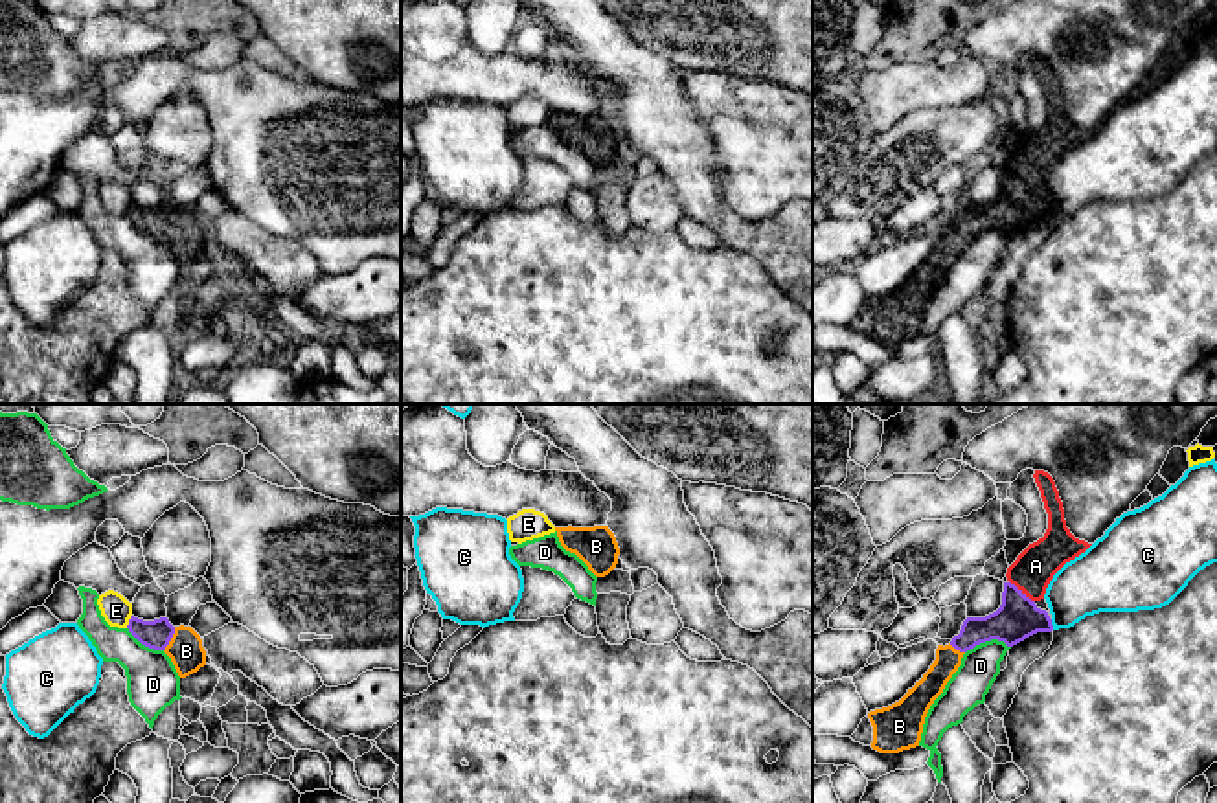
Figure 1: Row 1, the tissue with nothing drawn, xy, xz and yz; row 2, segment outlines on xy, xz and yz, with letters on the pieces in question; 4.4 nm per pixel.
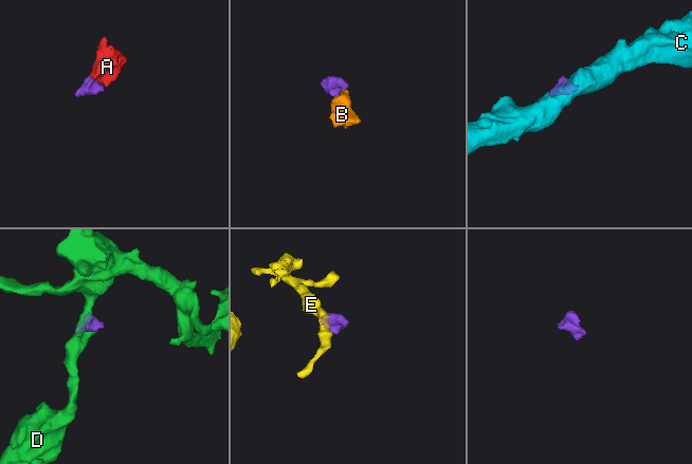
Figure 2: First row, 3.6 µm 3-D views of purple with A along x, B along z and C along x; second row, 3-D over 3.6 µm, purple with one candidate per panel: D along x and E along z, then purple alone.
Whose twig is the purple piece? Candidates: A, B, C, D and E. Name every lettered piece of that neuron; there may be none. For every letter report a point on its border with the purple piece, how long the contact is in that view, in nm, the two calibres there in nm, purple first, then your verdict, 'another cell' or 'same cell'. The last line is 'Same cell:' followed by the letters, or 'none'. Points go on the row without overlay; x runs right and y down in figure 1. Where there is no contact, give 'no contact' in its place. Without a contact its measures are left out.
A: meets purple in yz at (1021, 179); contact 140 nm long; 190 nm thick on the purple side, 180 nm on the other; same cell
B: meets purple in xy at (170, 228); contact 120 nm long; 130 nm thick on the purple side, 150 nm on the other; same cell
C: meets purple in yz at (1052, 214); contact 50 nm long; 190 nm thick on the purple side, 260 nm on the other; another cell
D: meets purple in yz at (988, 228); contact 200 nm long; 190 nm thick on the purple side, 170 nm on the other; another cell
E: meets purple in xy at (129, 210); contact 70 nm long; 130 nm thick on the purple side, 130 nm on the other; another cell
Same cell: A, B

